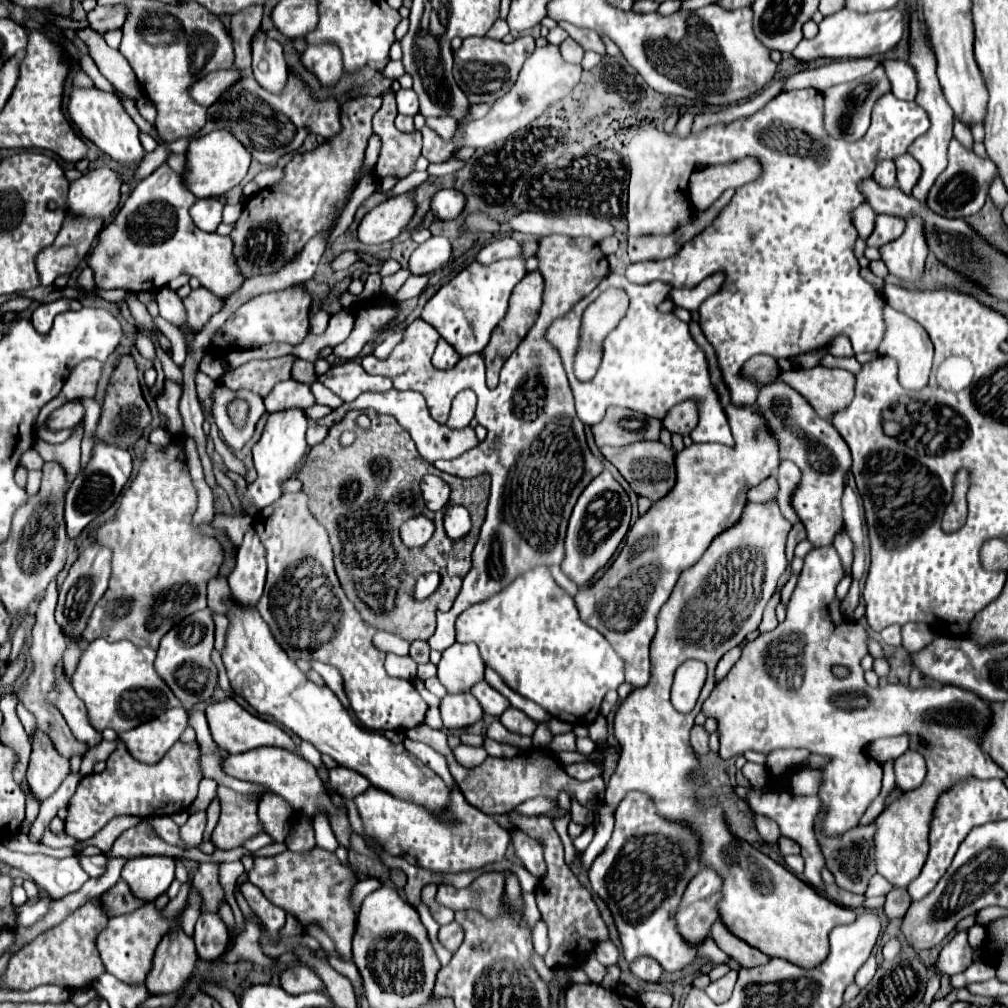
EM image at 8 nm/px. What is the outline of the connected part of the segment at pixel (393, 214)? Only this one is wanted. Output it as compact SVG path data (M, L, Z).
M410 195L392 197L368 211L358 227L358 239L364 245L382 245L396 239L414 215Z

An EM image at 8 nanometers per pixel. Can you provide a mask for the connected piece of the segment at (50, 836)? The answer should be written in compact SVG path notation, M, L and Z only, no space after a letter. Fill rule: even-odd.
M46 829L46 833L44 833L44 841L48 841L50 847L70 847L70 845L76 843L76 839L72 839L70 835L66 835L66 833L54 835L54 833L50 833L48 829Z

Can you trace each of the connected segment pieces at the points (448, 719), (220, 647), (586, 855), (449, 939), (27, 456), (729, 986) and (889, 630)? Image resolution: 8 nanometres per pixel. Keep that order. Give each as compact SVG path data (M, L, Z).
M456 693L442 697L440 715L444 727L464 729L468 725L474 725L478 719L482 719L482 709L476 697L472 697L472 693Z
M218 613L214 617L214 621L216 621L216 651L222 653L224 651L224 641L226 641L226 631L228 631L230 621L224 615L218 615Z
M602 805L596 813L596 835L594 835L592 843L588 845L588 849L582 853L582 869L584 871L588 871L592 867L592 861L606 847L606 843L610 841L612 829L614 829L614 811L612 811L612 807Z
M452 921L450 925L440 927L440 931L438 931L440 945L446 947L450 953L454 953L460 947L462 939L464 939L464 931L462 931L462 927L456 921Z
M30 449L30 451L26 451L24 455L22 455L22 467L26 467L26 469L42 469L42 465L44 465L44 461L42 461L42 457L34 451L34 449Z
M732 969L732 971L730 971L728 975L724 975L722 979L712 981L712 983L704 989L704 993L706 993L712 1001L716 1001L716 1003L724 1003L724 1001L728 1001L730 995L732 995L732 989L734 989L736 977L738 977L738 971Z
M890 625L880 633L880 639L886 645L900 645L900 625Z

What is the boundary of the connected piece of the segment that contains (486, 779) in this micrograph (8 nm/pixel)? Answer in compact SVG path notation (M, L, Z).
M426 724L406 730L406 737L413 741L420 741L430 745L434 750L442 753L446 757L450 773L454 777L454 781L458 783L462 795L466 797L466 801L470 805L474 805L476 809L480 809L486 815L504 815L508 811L512 811L516 805L524 803L530 797L536 795L546 795L546 797L558 797L558 793L564 791L574 791L576 793L576 801L588 809L598 809L602 805L604 799L604 781L602 777L594 777L590 781L576 781L572 777L568 777L564 773L564 769L560 767L560 763L556 763L556 759L552 755L548 755L542 749L534 749L532 751L524 751L522 757L514 757L514 759L498 759L498 757L488 757L482 765L478 765L476 769L466 769L462 765L458 765L454 761L452 749L448 745L447 734L442 730L434 730Z

